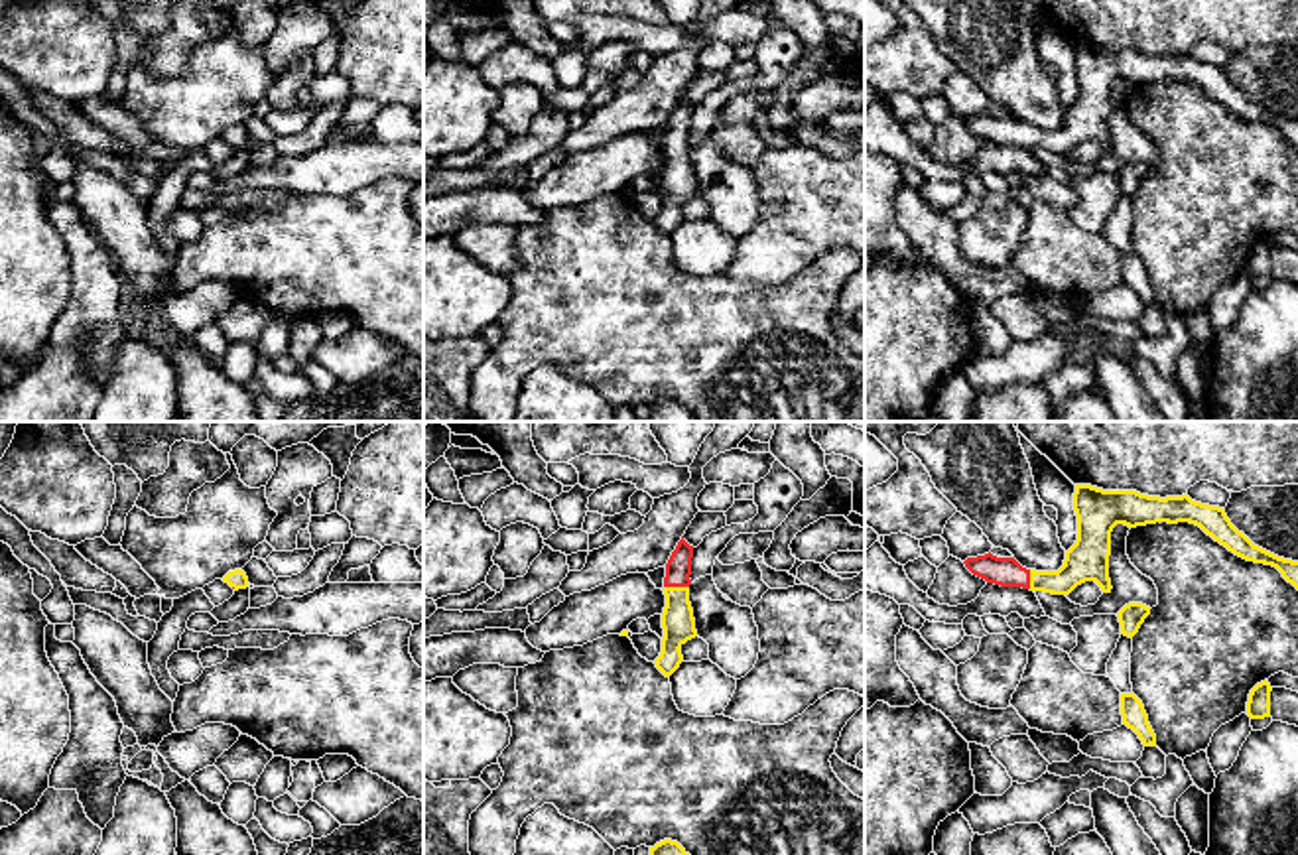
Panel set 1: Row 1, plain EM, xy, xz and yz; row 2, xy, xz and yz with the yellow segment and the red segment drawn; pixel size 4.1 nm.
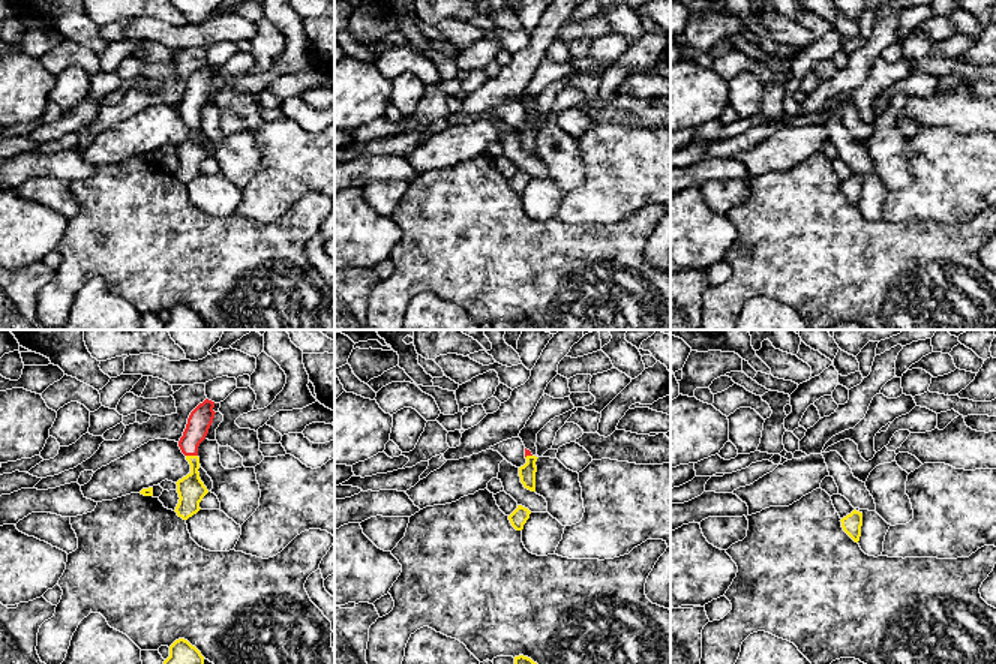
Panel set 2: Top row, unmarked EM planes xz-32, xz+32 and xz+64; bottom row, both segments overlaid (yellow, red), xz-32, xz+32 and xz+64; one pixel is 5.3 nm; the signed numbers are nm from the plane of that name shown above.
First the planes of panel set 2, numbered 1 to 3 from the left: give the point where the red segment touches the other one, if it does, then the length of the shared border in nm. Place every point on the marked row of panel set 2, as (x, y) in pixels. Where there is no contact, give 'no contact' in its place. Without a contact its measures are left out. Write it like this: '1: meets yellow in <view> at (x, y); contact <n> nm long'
1: meets yellow in xz-32 at (192, 456); contact 60 nm long
2: meets yellow in xz+32 at (528, 456); contact 40 nm long
3: no contact

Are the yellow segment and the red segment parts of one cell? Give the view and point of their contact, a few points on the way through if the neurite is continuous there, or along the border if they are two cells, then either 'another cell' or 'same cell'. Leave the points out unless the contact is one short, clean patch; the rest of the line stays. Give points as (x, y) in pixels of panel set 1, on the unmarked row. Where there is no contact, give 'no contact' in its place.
meets yellow in xz at (676, 146); same cell

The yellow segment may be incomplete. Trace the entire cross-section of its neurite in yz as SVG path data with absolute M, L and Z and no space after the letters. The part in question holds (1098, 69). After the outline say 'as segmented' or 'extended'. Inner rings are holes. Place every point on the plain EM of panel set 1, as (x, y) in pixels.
M1075 43L1073 69L1077 99L1066 110L1064 124L1058 130L1026 128L1014 116L997 116L991 110L967 116L965 126L987 142L1001 146L1070 154L1077 144L1095 140L1103 152L1111 152L1111 91L1117 83L1136 87L1156 81L1190 81L1235 114L1276 126L1298 148L1298 120L1255 104L1231 83L1223 67L1196 61L1188 53L1160 57L1136 49L1103 49L1091 43Z; extended

